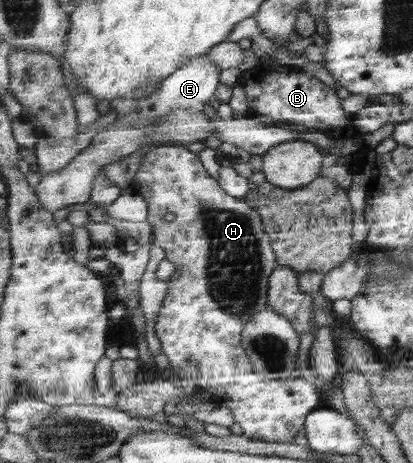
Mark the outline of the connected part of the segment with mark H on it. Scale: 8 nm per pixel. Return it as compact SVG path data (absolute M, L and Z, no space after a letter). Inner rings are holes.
M157 147L153 151L144 154L142 158L142 165L138 175L135 179L135 183L132 183L130 192L141 195L146 199L149 204L149 219L152 224L152 243L160 246L165 251L165 257L174 265L174 271L169 277L170 291L164 299L164 305L160 309L160 315L156 319L156 332L163 347L163 352L166 355L169 363L172 365L173 372L176 372L182 380L188 379L188 381L196 384L199 389L212 388L214 397L212 401L216 401L218 404L227 405L233 413L236 415L236 421L240 425L243 434L256 440L264 440L267 442L278 443L294 443L294 438L300 433L300 430L304 428L308 415L311 415L312 411L316 410L322 405L322 395L319 392L318 386L314 385L314 382L304 378L304 375L299 378L284 380L269 380L264 374L257 373L255 371L255 365L248 358L245 350L242 347L242 332L244 332L244 326L246 322L250 321L256 314L262 312L262 310L269 307L269 289L270 280L275 269L278 267L277 253L272 247L271 237L268 235L265 226L263 225L262 217L260 213L257 213L256 208L252 203L244 201L244 199L236 198L227 191L222 189L219 179L213 179L210 177L210 173L206 171L206 167L202 165L200 157L196 153L192 153L190 149L184 149L184 147ZM166 213L172 213L176 218L171 222L165 222L162 220Z

